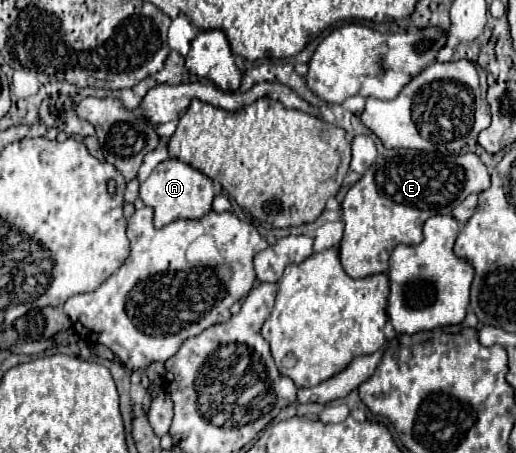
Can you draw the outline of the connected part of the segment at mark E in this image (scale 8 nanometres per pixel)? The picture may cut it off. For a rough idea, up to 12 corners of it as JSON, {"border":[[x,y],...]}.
{"border":[[400,150],[342,200],[342,268],[388,272],[398,244],[490,174],[468,152]]}

